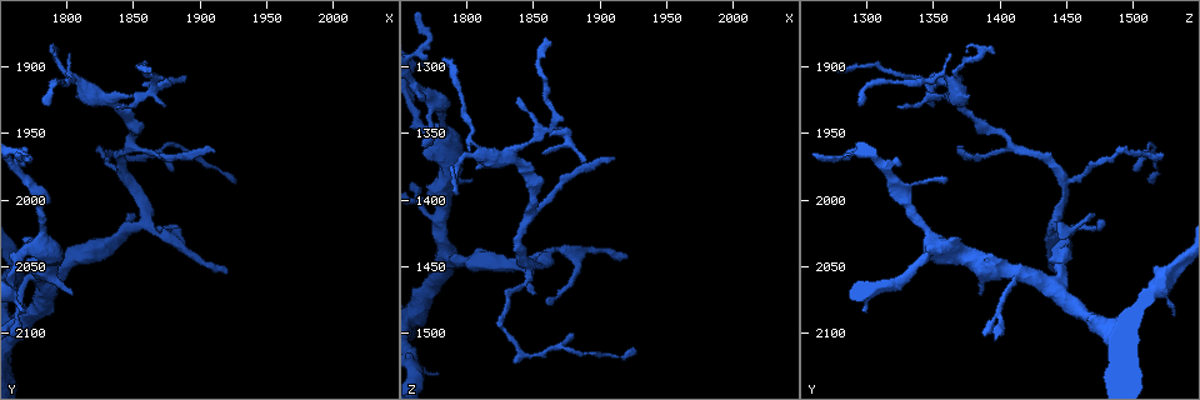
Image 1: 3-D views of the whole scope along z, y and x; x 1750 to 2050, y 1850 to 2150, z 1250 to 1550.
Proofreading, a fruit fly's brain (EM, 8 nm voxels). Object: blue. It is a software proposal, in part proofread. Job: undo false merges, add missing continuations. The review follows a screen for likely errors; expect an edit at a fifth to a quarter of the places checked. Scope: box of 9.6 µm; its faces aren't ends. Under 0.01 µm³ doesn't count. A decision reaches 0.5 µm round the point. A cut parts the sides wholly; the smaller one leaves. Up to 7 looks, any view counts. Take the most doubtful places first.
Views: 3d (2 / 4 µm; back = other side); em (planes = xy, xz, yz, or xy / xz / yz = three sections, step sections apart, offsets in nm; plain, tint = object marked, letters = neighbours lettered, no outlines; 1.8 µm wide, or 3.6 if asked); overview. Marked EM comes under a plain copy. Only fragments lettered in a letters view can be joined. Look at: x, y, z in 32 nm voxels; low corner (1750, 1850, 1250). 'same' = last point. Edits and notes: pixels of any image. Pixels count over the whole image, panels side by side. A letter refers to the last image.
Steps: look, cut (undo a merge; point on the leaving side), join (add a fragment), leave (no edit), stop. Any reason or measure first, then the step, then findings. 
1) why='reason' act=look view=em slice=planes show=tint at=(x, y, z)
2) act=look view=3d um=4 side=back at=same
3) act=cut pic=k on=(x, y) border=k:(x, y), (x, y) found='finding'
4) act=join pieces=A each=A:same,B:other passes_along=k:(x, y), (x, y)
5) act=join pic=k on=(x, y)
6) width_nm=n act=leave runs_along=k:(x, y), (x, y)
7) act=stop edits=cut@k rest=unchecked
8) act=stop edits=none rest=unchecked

why='three arms meet' act=look view=3d um=2 at=(1864, 1914, 1348)

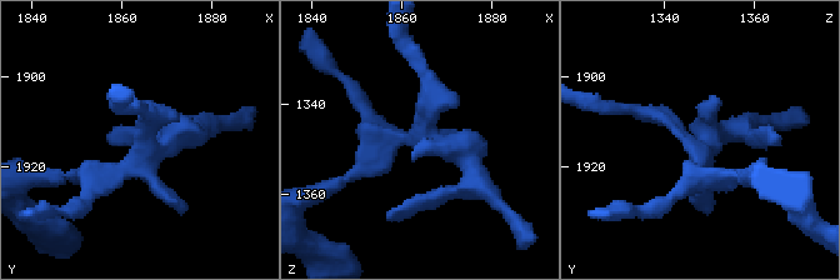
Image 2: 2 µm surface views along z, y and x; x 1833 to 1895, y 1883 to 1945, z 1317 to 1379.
act=look view=em um=3.6 slice=planes show=letters at=(1867, 1914, 1347)

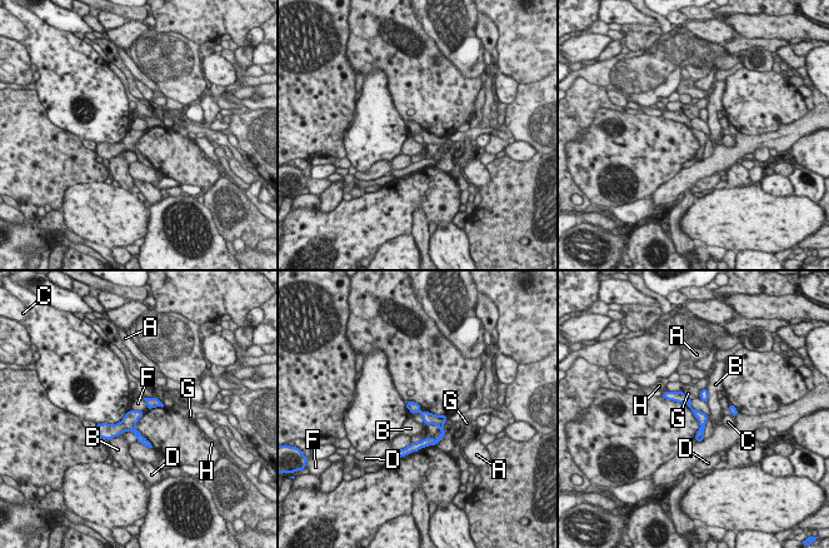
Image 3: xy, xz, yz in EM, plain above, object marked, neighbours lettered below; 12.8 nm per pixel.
width_nm=130 act=leave each=A:other,B:other,C:other,D:other,F:other,G:other,H:other found='one neuron here'

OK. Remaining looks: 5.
why='thin end' act=look view=em slice=planes show=tint at=(1778, 2084, 1532)

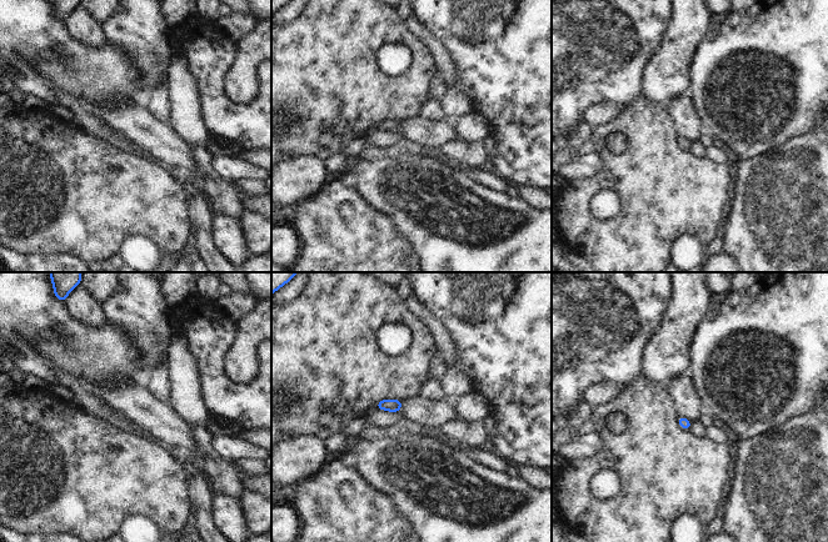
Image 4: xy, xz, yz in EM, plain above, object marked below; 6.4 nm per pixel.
why='what lies round it' act=look view=em slice=planes show=letters at=same

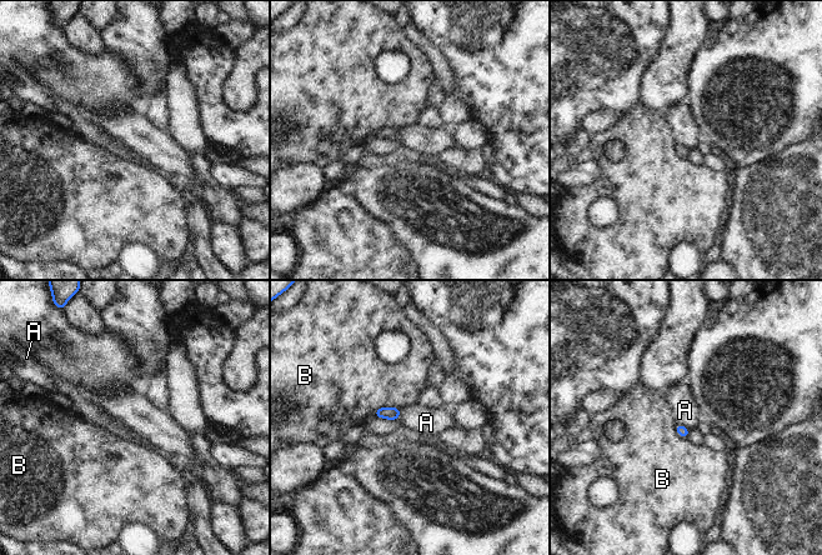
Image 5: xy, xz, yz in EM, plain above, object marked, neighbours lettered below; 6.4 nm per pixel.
width_nm=70 act=leave each=A:other,B:other border=5:(399, 408), (400, 415), (396, 420) found='no lettered fragment goes on from it'

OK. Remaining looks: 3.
why='abrupt turn' act=look view=3d um=2 at=(1792, 1894, 1380)

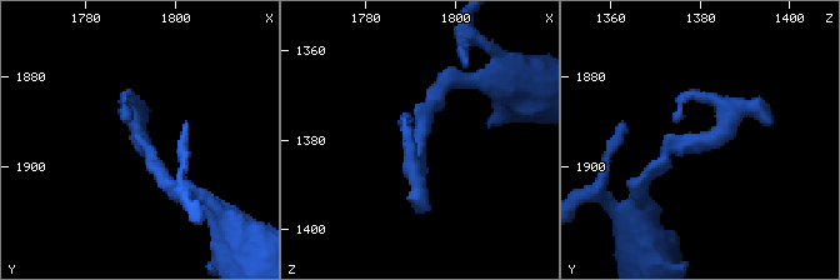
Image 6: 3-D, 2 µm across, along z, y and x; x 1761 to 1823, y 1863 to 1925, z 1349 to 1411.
act=look view=em slice=planes show=letters at=(1792, 1894, 1381)

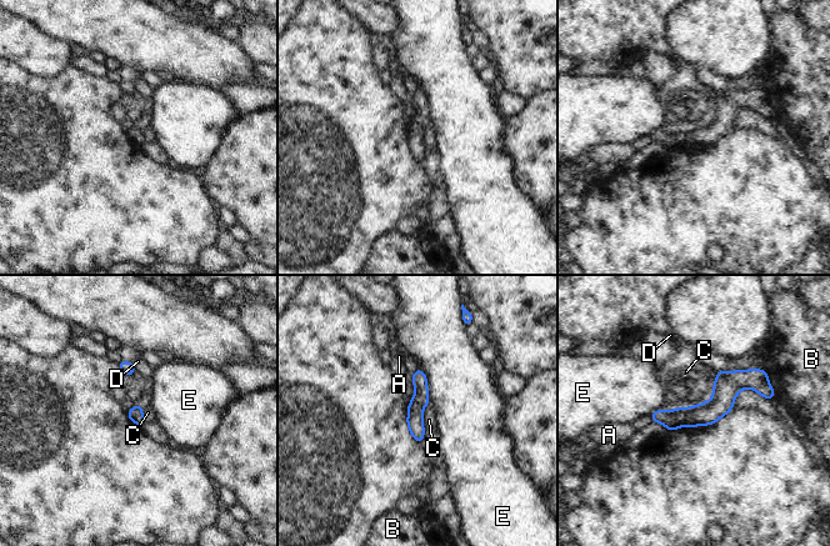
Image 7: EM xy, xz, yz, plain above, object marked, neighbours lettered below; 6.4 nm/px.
width_nm=90 act=leave each=A:other,B:other,C:other,D:other,E:other border=7:(429, 401), (424, 409), (424, 431) found='all the same neuron'

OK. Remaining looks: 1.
act=stop edits=none rest=unchecked

